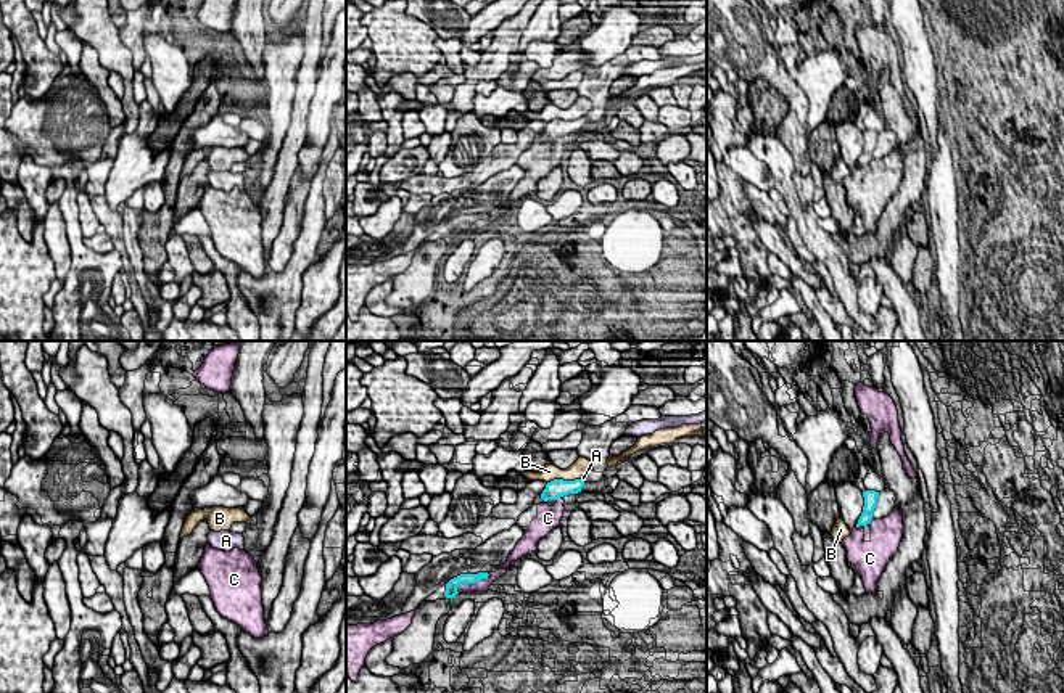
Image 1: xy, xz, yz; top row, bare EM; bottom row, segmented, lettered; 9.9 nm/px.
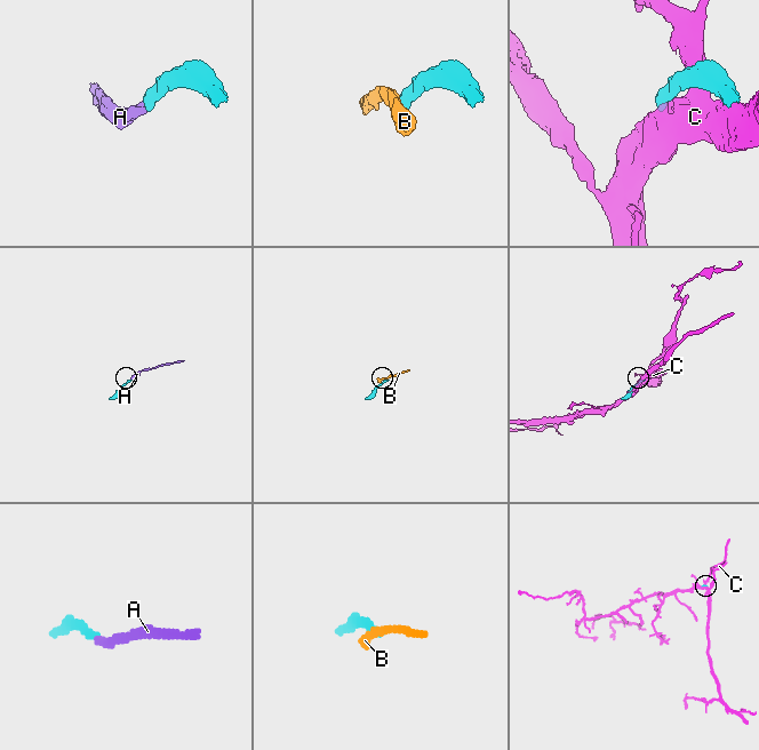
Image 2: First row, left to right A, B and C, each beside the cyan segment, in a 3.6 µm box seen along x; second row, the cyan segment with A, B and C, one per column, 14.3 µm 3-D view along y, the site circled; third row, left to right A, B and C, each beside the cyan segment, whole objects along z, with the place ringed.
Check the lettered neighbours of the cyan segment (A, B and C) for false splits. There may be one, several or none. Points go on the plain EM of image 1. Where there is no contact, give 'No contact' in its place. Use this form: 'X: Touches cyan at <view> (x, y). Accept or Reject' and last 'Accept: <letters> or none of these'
A: No contact. Accept
B: Touches cyan at xz (562, 119). Reject
C: Touches cyan at xz (472, 222). Reject
Accept: A

